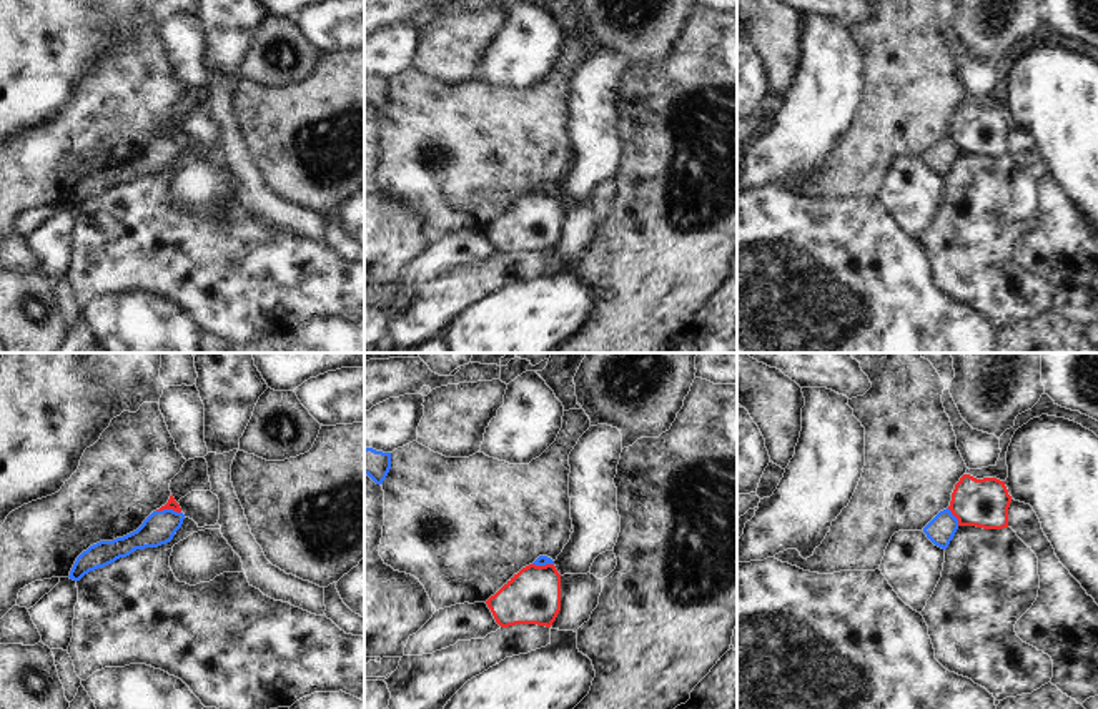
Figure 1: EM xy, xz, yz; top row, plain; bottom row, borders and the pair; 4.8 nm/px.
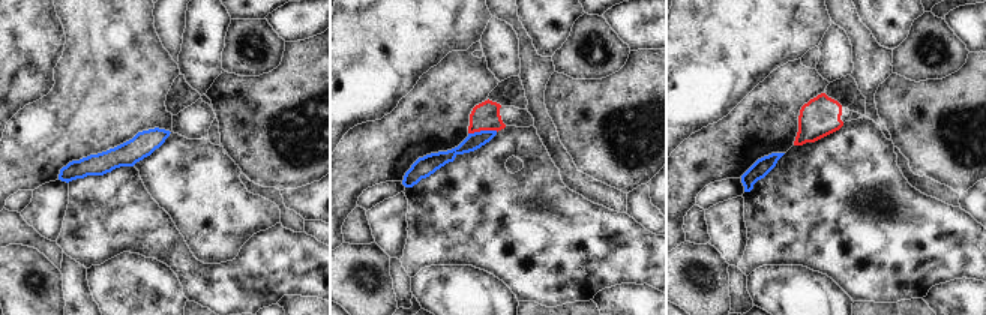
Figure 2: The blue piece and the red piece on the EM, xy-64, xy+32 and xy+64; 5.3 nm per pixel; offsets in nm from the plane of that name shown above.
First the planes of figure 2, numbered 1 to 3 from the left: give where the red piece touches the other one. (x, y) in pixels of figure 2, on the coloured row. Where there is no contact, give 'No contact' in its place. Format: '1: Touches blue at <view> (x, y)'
1: No contact
2: Touches blue at xy+32 (482, 131)
3: No contact

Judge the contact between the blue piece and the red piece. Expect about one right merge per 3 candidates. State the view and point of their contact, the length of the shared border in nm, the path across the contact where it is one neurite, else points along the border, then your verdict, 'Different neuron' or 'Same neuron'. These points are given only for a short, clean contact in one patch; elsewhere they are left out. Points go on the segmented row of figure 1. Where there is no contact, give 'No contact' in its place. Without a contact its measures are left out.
Touches blue at xy (168, 510). Shared border 120 nm. Boundary: xy (157, 510), (175, 510), (180, 513). Different neuron

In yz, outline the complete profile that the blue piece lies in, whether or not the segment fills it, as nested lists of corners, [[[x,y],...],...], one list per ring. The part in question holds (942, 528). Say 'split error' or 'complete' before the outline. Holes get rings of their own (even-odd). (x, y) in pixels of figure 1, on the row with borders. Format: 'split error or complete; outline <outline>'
complete; outline [[[947,508],[940,511],[925,528],[927,538],[938,548],[947,549],[958,529],[958,519]]]

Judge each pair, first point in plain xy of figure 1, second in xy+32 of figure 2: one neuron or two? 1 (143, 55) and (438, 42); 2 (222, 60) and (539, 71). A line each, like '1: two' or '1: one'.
1: two
2: two

